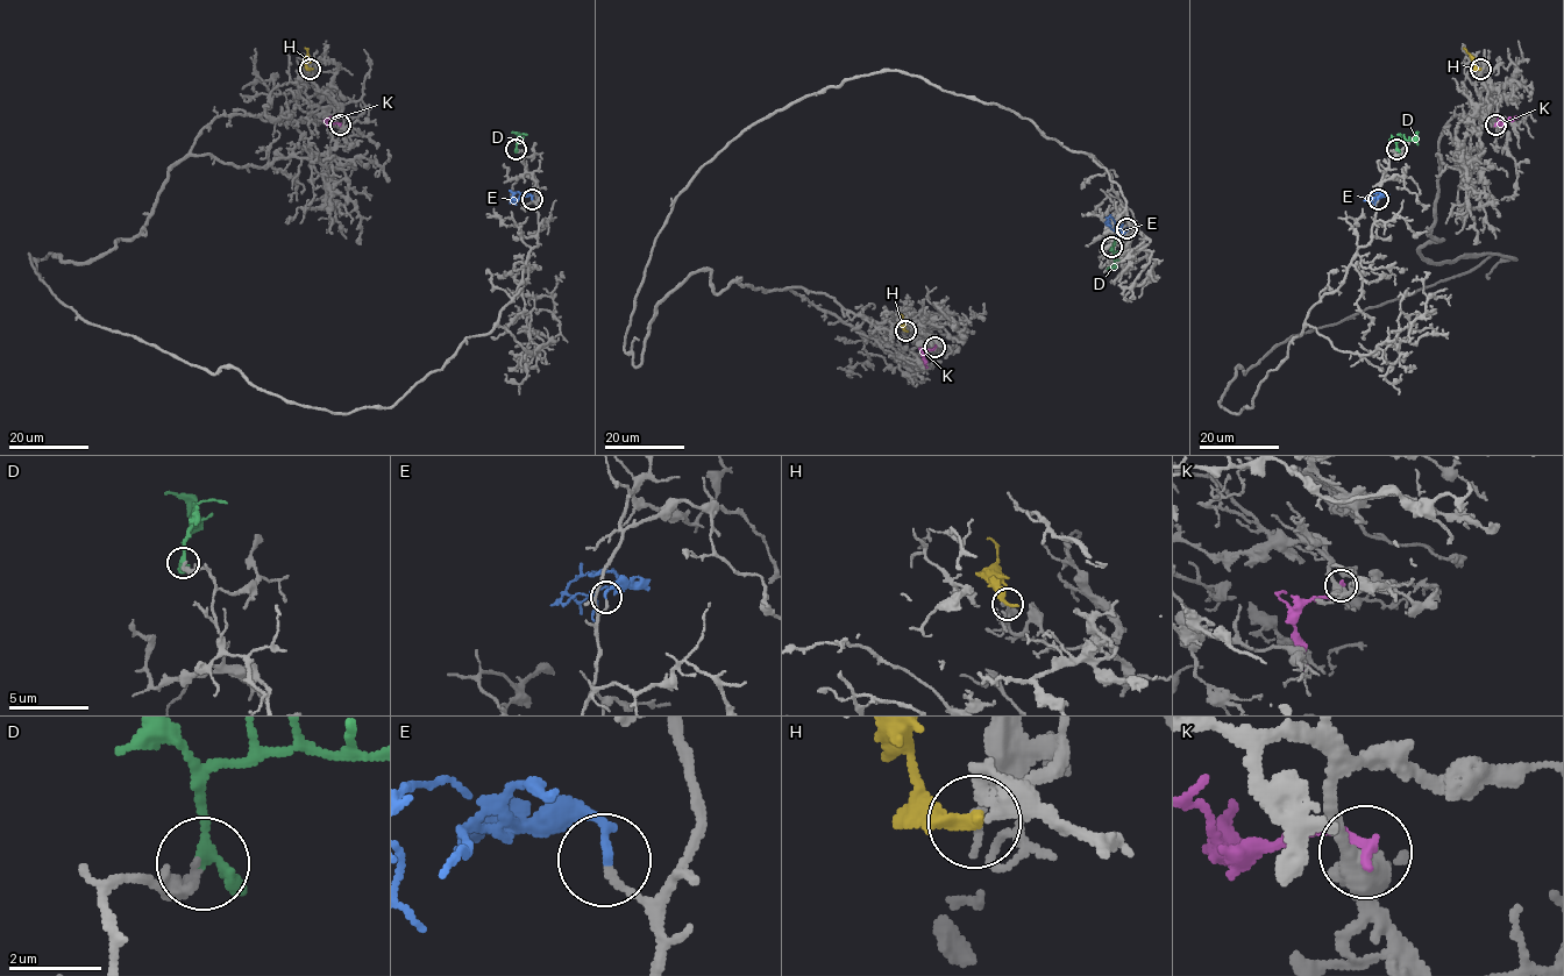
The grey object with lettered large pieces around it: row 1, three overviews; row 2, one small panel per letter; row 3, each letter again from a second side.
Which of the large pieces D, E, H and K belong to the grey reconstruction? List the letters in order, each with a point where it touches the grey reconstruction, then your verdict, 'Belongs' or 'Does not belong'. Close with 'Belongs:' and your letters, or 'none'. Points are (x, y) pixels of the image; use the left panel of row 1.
D: Touches grey at (516, 149). Belongs
E: Touches grey at (532, 199). Does not belong
H: Touches grey at (310, 69). Does not belong
K: Touches grey at (340, 125). Does not belong
Belongs: D

